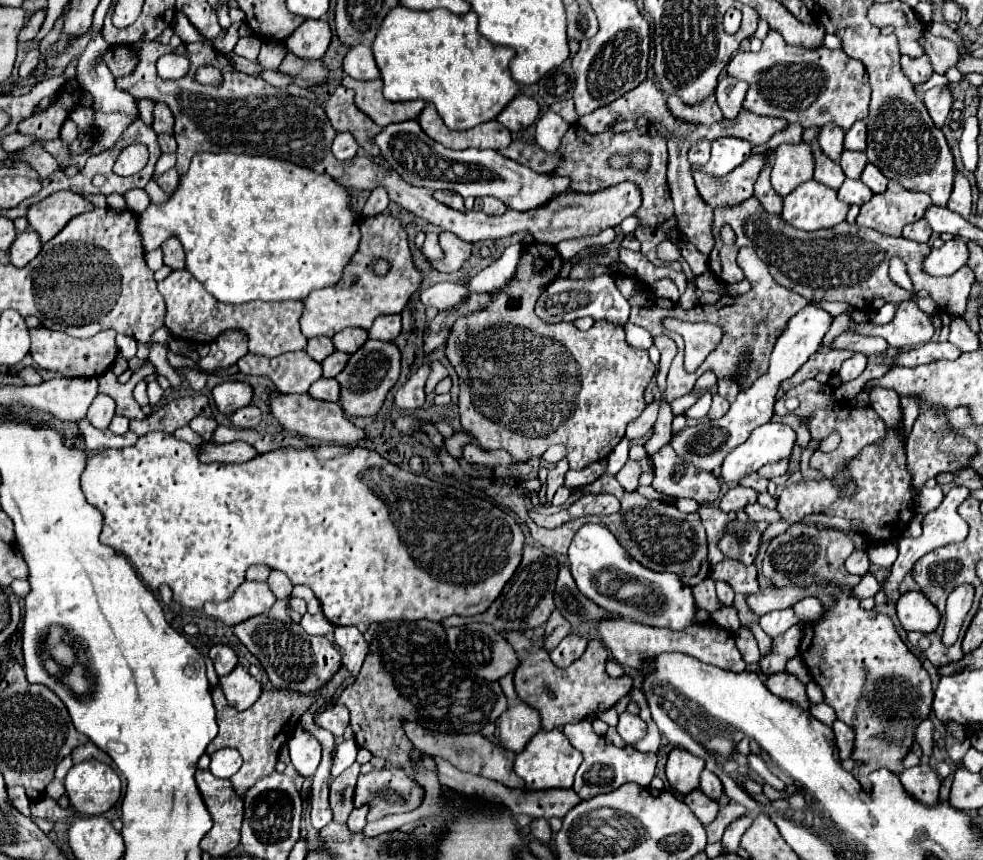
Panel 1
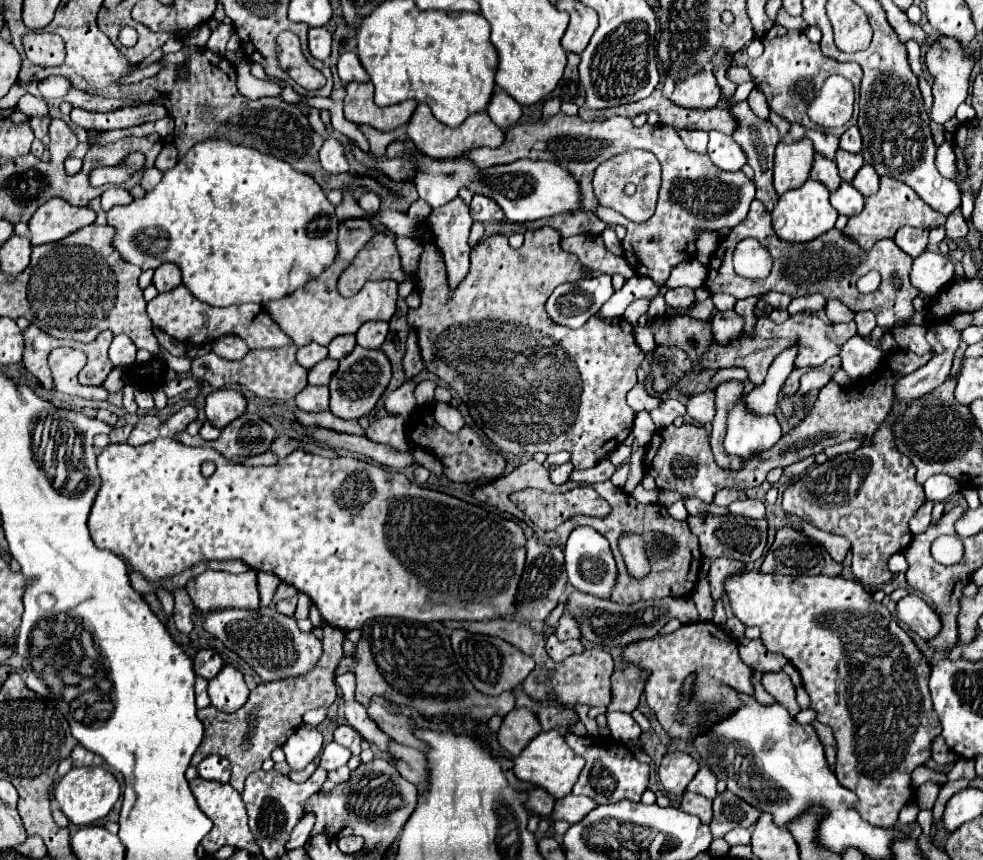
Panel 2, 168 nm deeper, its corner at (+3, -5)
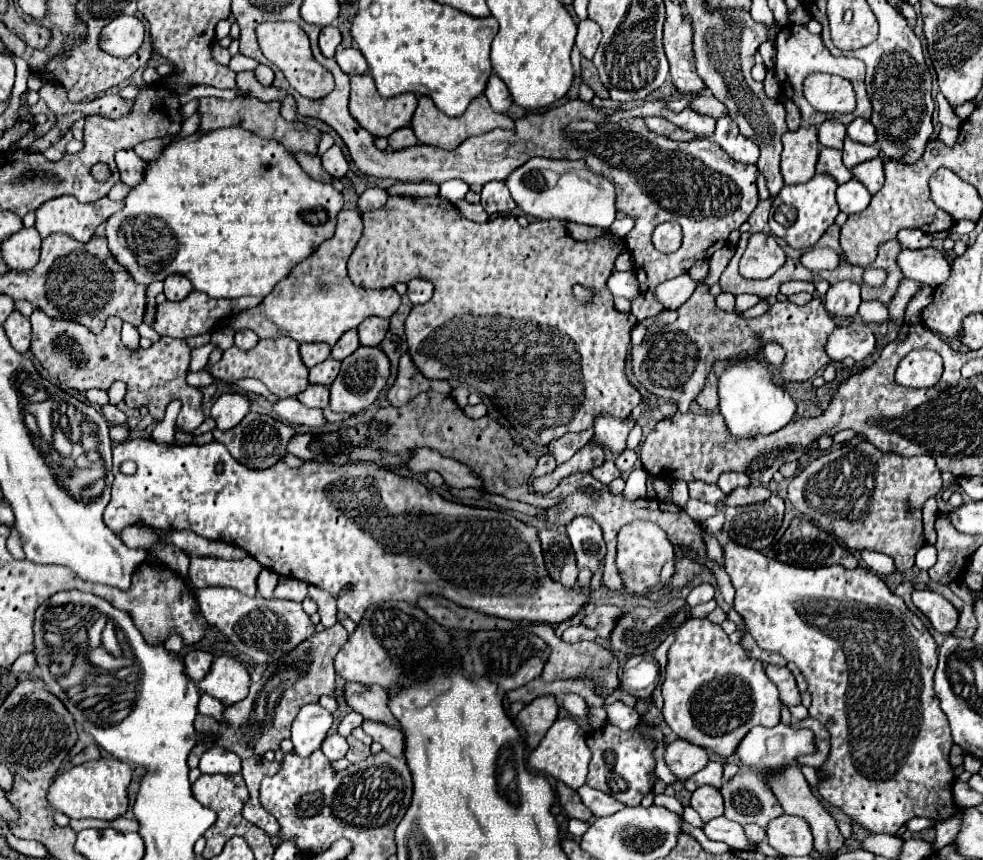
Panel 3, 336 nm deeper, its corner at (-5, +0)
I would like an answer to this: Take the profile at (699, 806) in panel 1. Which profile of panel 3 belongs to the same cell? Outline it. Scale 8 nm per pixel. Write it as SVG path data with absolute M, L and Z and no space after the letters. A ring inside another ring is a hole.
M698 787L694 793L692 793L692 799L690 799L690 805L698 811L698 815L702 817L702 821L708 821L708 819L714 819L714 817L720 817L722 815L722 795L718 789L714 787Z

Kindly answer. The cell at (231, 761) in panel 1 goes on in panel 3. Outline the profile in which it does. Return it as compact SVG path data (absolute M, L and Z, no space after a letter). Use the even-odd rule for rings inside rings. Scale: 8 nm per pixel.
M214 747L214 749L208 749L202 755L198 767L200 767L202 773L226 773L226 775L234 775L234 773L240 773L240 757L232 755L232 751Z

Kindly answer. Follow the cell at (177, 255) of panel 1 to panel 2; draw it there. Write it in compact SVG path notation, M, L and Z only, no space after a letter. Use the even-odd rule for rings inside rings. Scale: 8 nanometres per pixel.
M162 264L160 268L156 268L154 272L154 286L158 292L168 292L174 290L176 286L182 284L182 274L176 268L176 264Z

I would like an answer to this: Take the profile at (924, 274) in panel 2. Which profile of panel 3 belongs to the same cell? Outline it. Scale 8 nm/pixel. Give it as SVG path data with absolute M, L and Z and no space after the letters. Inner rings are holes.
M934 247L918 251L904 249L898 255L898 265L906 279L914 279L930 287L942 285L950 275L950 263L946 261L944 253Z

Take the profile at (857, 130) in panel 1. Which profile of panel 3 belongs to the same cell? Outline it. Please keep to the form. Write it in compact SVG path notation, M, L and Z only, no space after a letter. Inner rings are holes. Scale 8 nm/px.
M854 119L854 121L848 125L848 137L850 137L852 141L864 143L864 145L874 145L874 143L876 143L876 129L874 129L872 123L866 121L866 119Z

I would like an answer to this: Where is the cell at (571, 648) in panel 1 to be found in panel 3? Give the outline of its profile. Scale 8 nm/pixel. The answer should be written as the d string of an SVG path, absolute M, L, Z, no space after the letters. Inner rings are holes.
M574 625L574 627L568 627L564 633L562 633L562 639L566 643L578 643L578 641L594 641L596 639L596 631L590 631L588 627L584 625Z

